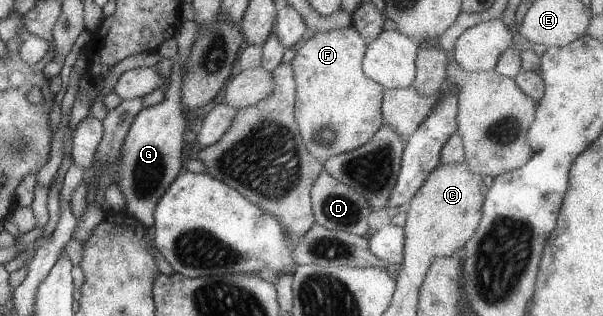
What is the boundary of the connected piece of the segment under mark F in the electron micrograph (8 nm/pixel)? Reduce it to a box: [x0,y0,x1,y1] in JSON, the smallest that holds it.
[289,26,384,166]

